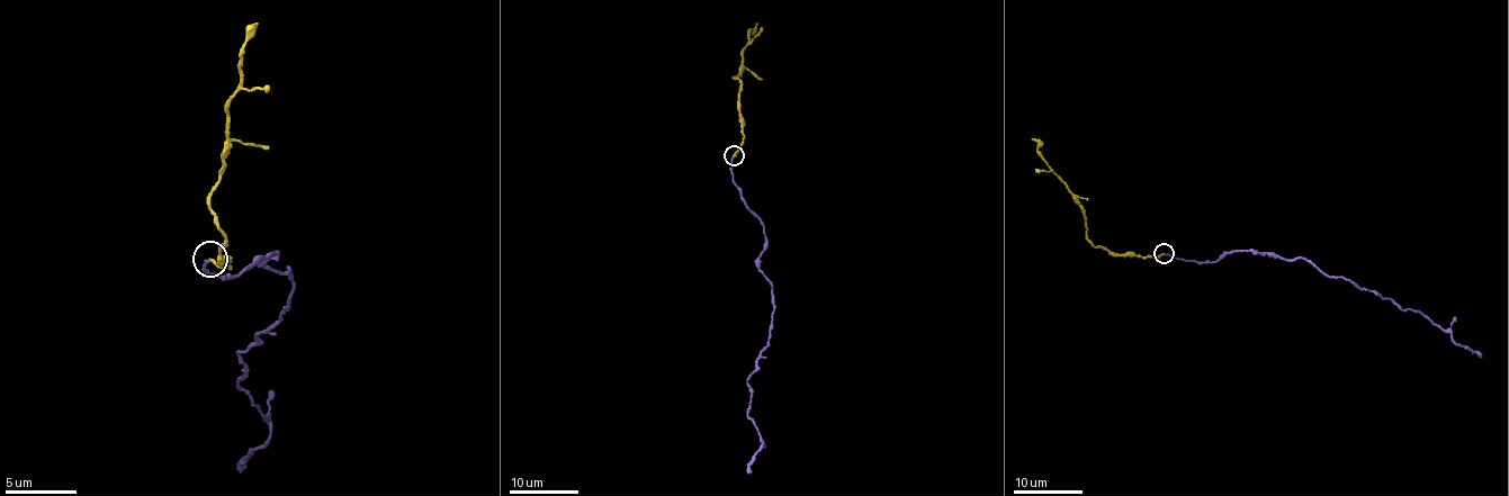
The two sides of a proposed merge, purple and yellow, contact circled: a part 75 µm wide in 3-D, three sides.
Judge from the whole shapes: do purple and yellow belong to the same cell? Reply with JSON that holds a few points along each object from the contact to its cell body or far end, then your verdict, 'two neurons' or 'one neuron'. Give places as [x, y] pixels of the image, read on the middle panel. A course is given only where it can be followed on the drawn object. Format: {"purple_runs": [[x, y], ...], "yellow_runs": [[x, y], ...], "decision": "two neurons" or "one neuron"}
{"purple_runs": [[734, 156], [772, 297], [746, 384], [763, 442], [748, 472]], "yellow_runs": [[734, 156], [743, 141], [742, 82], [734, 77], [739, 73], [742, 51], [748, 44], [748, 33], [756, 24]], "decision": "one neuron"}

